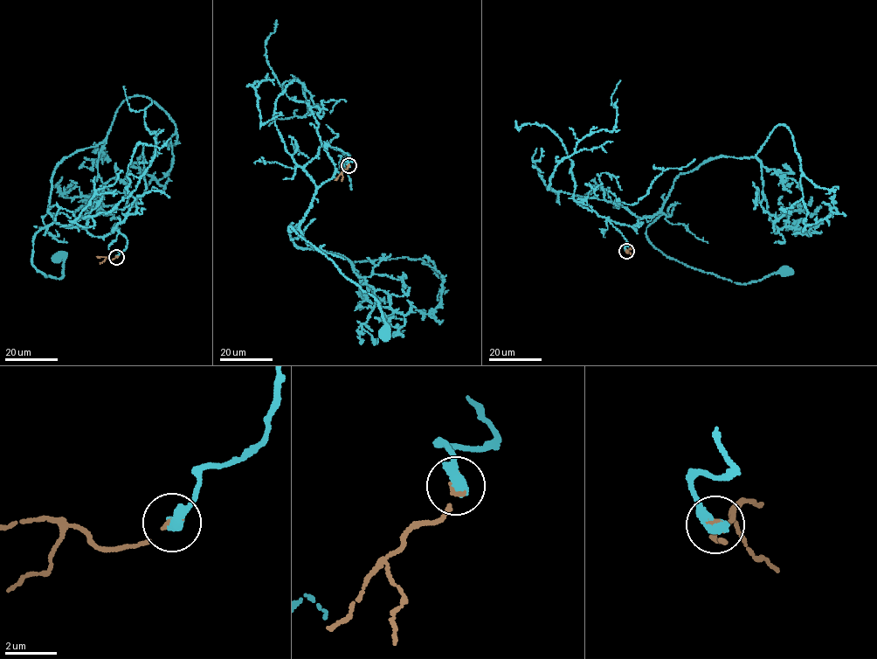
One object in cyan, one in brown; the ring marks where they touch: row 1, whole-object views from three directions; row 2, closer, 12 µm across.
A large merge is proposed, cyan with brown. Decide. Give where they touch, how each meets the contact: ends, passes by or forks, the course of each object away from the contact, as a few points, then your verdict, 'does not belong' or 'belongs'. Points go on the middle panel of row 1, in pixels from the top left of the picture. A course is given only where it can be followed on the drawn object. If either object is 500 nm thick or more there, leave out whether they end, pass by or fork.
at (348, 165); cyan ends there; brown ends there; cyan runs (348, 165), (348, 156), (325, 145), (334, 170), (317, 189), (296, 230), (288, 227), (376, 300), (383, 333); brown runs (348, 165), (341, 172), (342, 181); belongs

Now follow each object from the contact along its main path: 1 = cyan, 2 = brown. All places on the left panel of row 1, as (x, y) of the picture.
1: (116, 257), (127, 242), (115, 230), (94, 237), (54, 223), (35, 235), (31, 260), (59, 278), (57, 258)
2: (116, 257), (109, 260), (107, 257), (100, 264)

